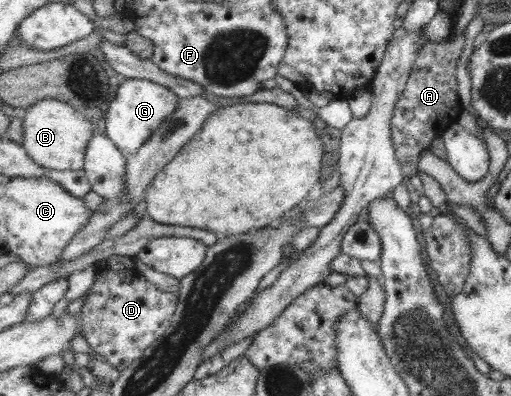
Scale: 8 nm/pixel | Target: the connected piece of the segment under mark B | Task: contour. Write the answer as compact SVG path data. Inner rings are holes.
M43 99L26 109L23 117L25 138L23 146L28 155L46 169L83 169L87 147L96 133L96 125L90 123L78 109L64 101Z

